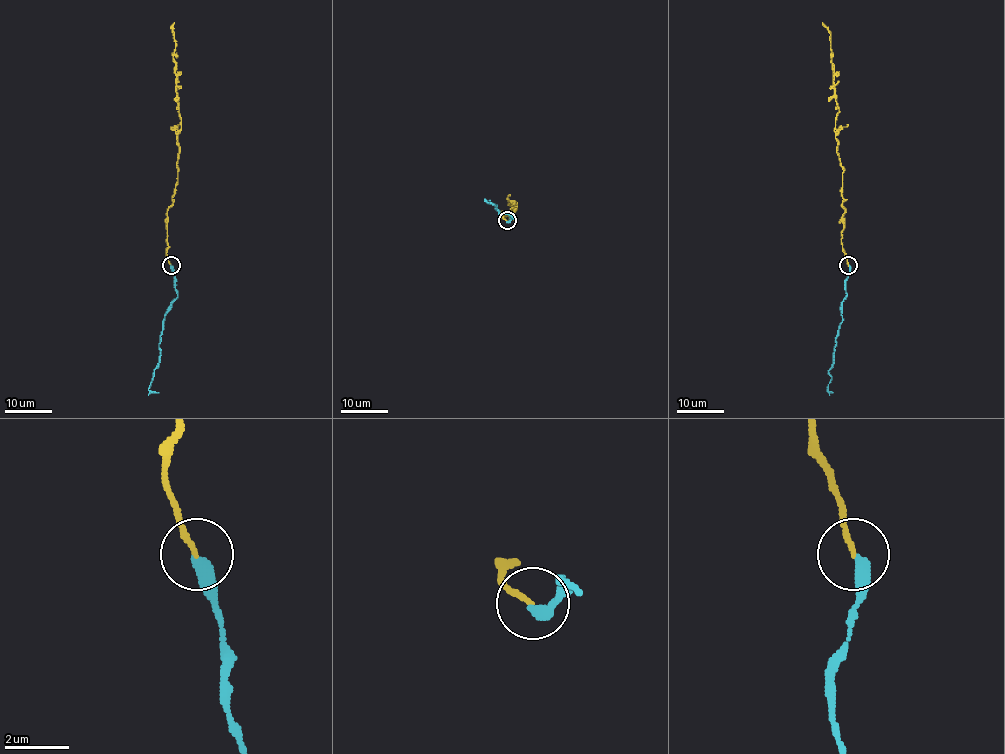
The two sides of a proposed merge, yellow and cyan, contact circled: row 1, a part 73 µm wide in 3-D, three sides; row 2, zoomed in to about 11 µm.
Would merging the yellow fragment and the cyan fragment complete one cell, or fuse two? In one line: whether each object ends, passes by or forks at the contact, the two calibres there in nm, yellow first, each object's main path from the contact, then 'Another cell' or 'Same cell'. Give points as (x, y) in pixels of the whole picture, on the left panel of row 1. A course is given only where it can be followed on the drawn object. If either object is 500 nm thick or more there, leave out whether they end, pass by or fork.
At the ring yellow ends. At the ring cyan ends. Thickness 140 nm (yellow) against 400 nm. Course of yellow: (170, 265), (166, 253), (167, 209), (173, 203), (181, 117), (176, 100), (174, 22). Course of cyan: (170, 265), (177, 296), (165, 316), (159, 346), (160, 362), (148, 389), (159, 392). Same cell

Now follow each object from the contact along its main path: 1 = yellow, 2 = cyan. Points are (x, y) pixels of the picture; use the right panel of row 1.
1: (848, 265), (841, 242), (843, 167), (836, 151), (834, 129), (839, 107), (830, 61), (830, 32), (822, 22)
2: (849, 265), (847, 296), (842, 302), (834, 362), (828, 371), (832, 380), (828, 389), (833, 392)

